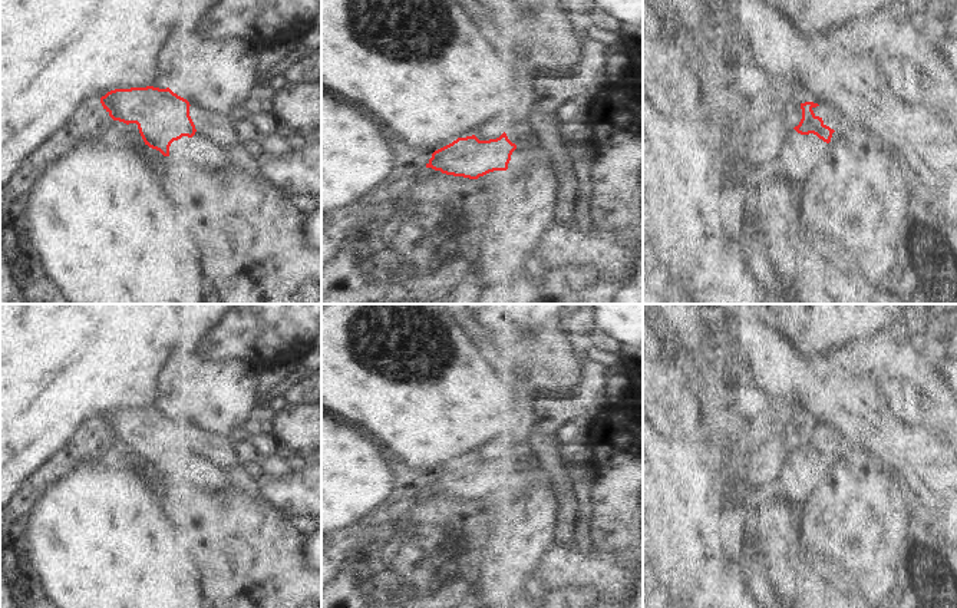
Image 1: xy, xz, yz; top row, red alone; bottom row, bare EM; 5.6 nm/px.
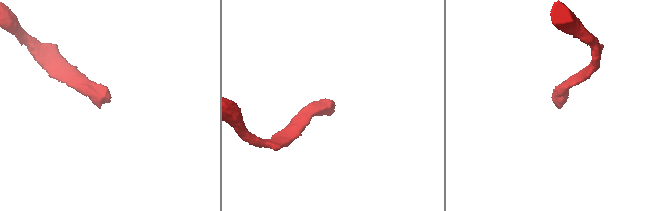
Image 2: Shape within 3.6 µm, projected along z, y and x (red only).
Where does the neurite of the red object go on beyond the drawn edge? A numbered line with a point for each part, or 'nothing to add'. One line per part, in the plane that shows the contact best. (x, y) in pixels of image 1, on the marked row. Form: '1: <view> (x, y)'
1: xy (204, 152)

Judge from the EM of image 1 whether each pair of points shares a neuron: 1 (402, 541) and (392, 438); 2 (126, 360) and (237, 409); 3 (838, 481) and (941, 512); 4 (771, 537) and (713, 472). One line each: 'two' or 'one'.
1: two
2: two
3: two
4: two

